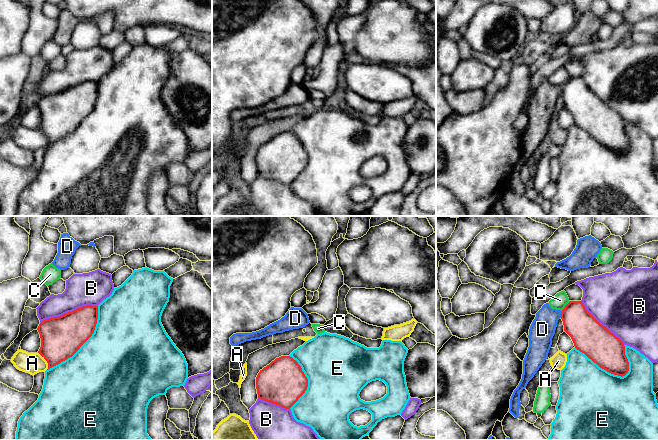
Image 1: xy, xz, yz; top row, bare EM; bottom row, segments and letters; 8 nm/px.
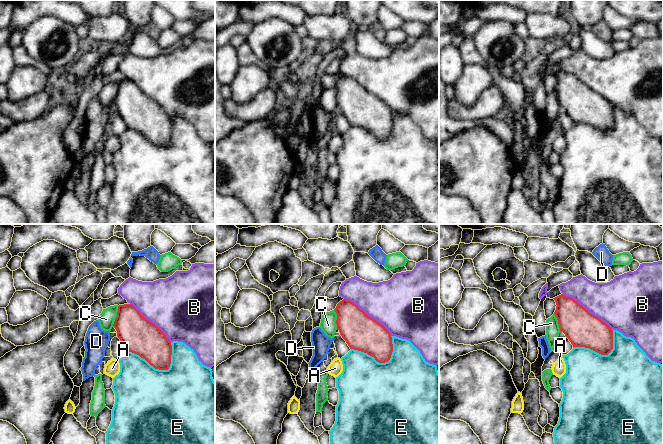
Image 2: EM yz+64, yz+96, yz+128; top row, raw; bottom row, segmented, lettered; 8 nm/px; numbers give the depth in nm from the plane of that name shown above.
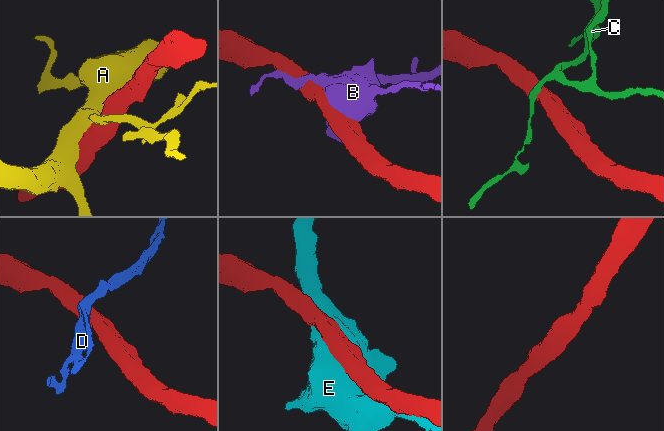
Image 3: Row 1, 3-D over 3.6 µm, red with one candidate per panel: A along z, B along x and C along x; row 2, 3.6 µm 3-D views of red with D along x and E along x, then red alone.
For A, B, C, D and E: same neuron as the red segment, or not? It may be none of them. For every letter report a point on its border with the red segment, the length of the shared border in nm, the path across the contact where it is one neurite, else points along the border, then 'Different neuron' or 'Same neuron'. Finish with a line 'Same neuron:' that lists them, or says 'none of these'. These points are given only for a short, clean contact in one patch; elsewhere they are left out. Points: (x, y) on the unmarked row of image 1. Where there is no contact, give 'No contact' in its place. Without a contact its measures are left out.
A: Touches red at xy (46, 136). Shared border 160 nm. Different neuron
B: Touches red at xy (68, 88). Shared border 480 nm. Different neuron
C: Touches red at yz (565, 82). Shared border 110 nm. Boundary: yz (570, 77), (561, 86). Different neuron
D: Touches red at yz (561, 90). Shared border 60 nm. Boundary: yz (562, 87), (560, 93). Different neuron
E: Touches red at yz (602, 144). Shared border 480 nm. Different neuron
Same neuron: none of these

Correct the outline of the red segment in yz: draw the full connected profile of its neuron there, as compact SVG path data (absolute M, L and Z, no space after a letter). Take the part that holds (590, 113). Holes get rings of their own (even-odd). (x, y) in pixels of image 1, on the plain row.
M570 77L562 86L561 95L577 126L611 150L623 153L628 149L623 118L600 100L582 77Z

